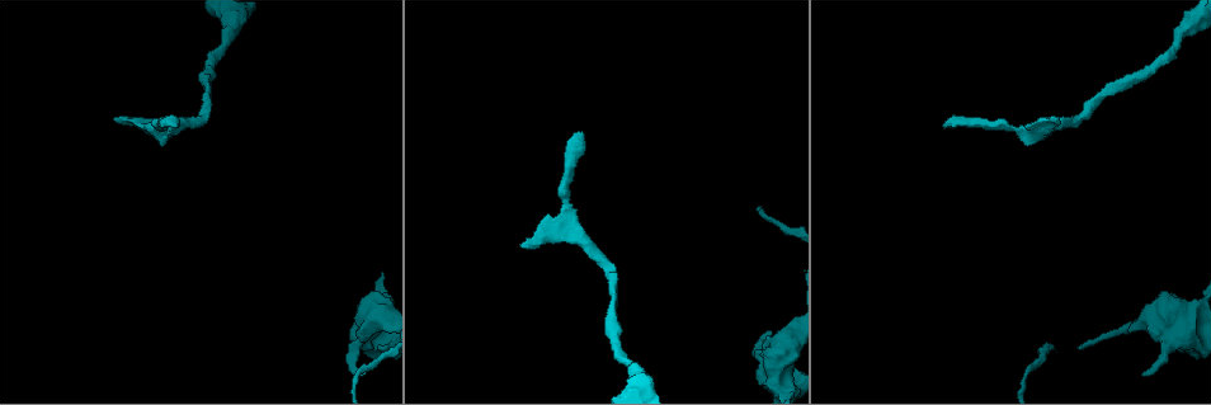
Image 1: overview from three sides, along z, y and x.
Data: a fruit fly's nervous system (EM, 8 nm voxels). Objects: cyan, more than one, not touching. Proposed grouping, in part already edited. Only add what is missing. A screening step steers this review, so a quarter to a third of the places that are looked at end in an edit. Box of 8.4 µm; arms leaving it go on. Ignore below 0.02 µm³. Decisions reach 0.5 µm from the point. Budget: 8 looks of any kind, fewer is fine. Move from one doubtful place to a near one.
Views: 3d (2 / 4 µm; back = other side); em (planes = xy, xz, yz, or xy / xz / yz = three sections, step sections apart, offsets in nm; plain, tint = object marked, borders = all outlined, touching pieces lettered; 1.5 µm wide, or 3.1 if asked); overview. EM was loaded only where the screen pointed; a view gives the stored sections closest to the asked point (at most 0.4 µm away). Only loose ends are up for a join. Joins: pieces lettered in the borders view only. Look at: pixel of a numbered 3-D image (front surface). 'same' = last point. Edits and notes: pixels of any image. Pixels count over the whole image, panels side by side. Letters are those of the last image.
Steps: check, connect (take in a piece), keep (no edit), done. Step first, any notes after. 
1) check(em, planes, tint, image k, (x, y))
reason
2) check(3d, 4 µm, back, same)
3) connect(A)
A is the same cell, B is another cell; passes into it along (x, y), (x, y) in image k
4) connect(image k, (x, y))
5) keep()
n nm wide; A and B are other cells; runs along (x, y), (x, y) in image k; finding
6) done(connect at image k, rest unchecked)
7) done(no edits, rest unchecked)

check(em, planes, borders, image 1, (1179, 350))

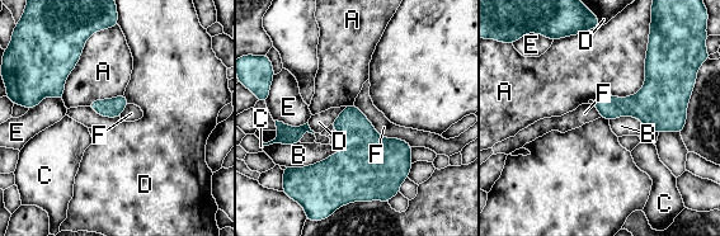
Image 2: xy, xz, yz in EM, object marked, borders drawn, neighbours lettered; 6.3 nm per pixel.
keep()
A, B, C, D, E and F are other cells; border along (88, 105), (102, 116), (120, 118) in image 2; no lettered piece goes on from it

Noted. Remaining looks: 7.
check(em, xy, step 8, borders, image 1, (1055, 118))
free end

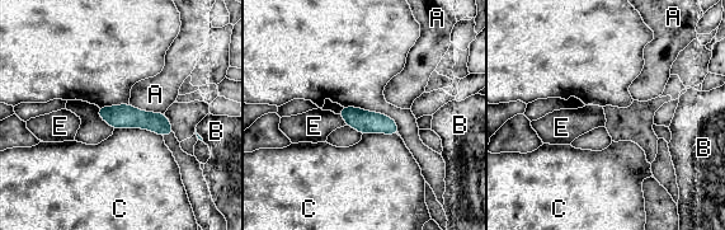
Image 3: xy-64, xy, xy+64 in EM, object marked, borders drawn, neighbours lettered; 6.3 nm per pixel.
keep()
A, B, C and E are other cells; border along (128, 104), (145, 111), (164, 113) in image 3; no lettered piece goes on from it

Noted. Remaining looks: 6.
check(3d, 4 µm, back, image 1, (584, 134))
an open end

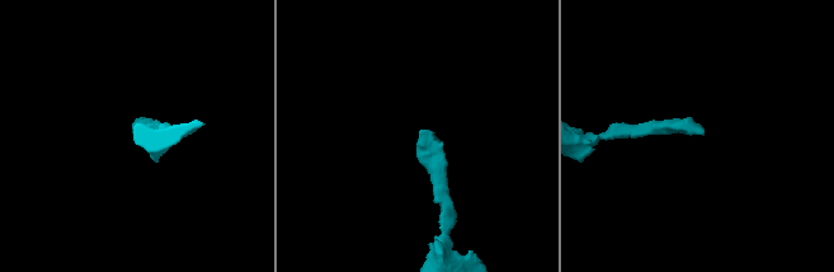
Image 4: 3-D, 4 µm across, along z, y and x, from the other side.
check(em, planes, borders, image 4, (701, 133))

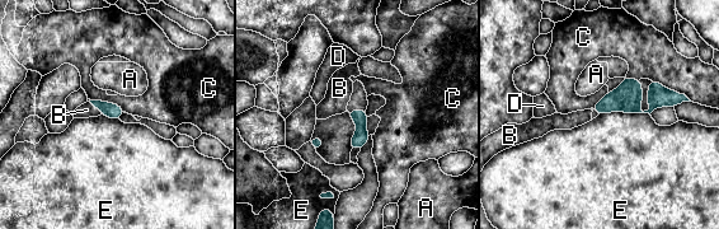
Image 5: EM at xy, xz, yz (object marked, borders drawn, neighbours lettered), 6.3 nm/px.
connect(image 5, (87, 110))
B is the same cell, A, C, D and E are other cells; the neuron continues

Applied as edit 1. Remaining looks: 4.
done(connect at image 5, rest unchecked)

